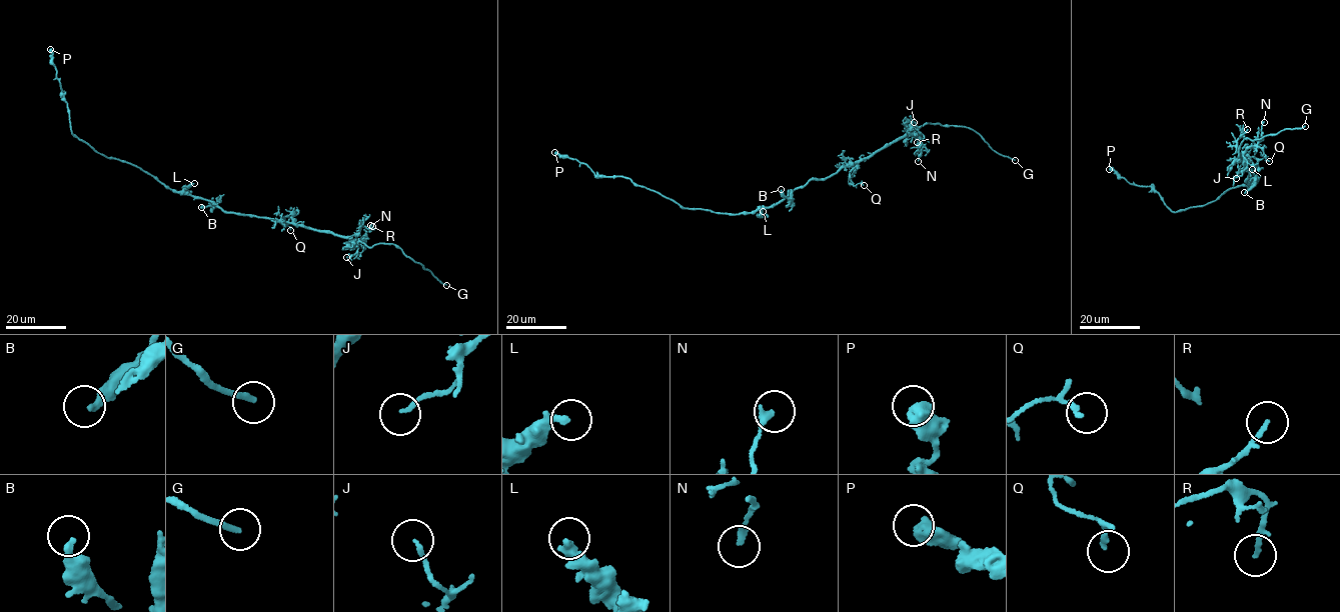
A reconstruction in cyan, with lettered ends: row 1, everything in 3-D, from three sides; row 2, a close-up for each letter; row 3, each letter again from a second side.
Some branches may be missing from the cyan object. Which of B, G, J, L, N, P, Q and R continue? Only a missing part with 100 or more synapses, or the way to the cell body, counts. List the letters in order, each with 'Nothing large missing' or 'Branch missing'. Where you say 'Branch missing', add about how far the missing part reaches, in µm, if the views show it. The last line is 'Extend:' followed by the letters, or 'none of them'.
B: Nothing large missing
G: Branch missing. Missing length about 9 µm
J: Nothing large missing
L: Nothing large missing
N: Nothing large missing
P: Nothing large missing
Q: Nothing large missing
R: Nothing large missing
Extend: G

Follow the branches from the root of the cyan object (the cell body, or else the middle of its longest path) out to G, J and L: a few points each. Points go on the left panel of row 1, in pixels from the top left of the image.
G: (215, 205), (227, 212), (268, 217), (328, 231), (370, 247), (380, 243), (398, 245), (446, 285)
J: (215, 205), (227, 212), (268, 217), (347, 238), (354, 241), (357, 250), (346, 257)
L: (215, 205), (183, 193), (194, 183)

